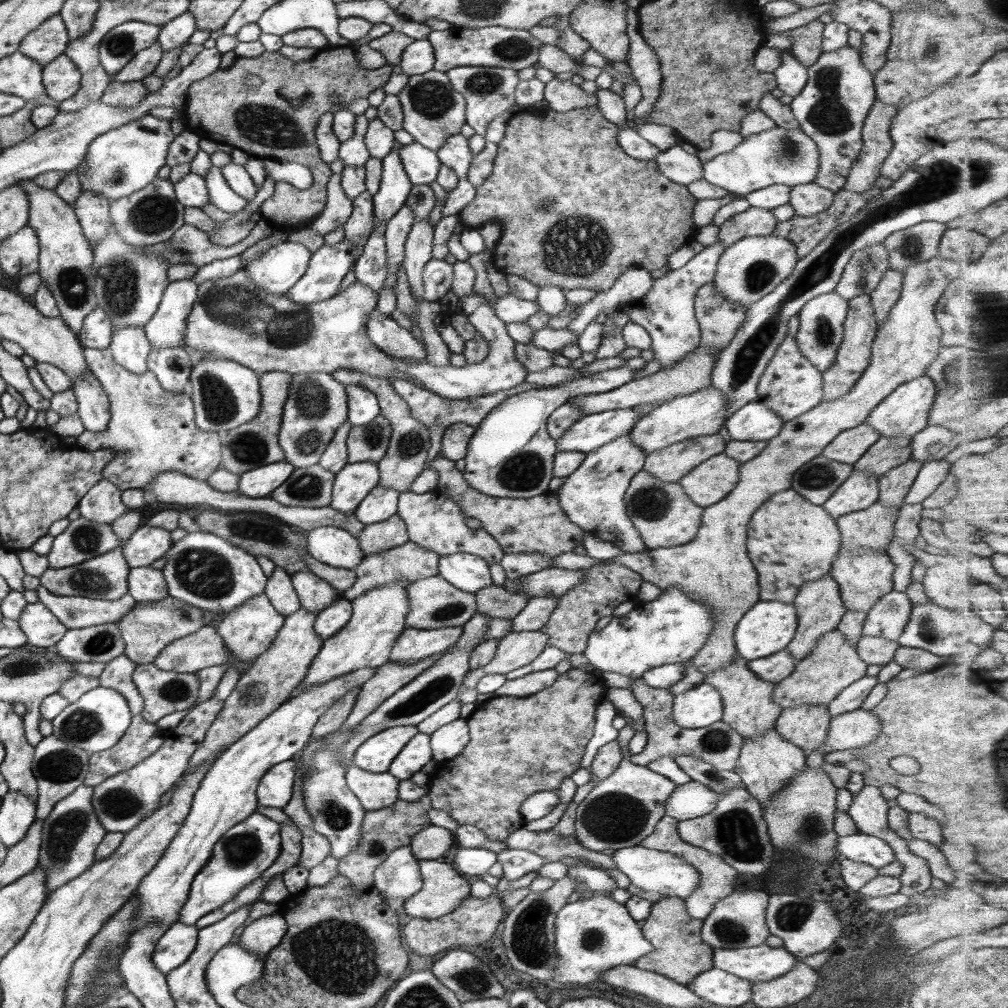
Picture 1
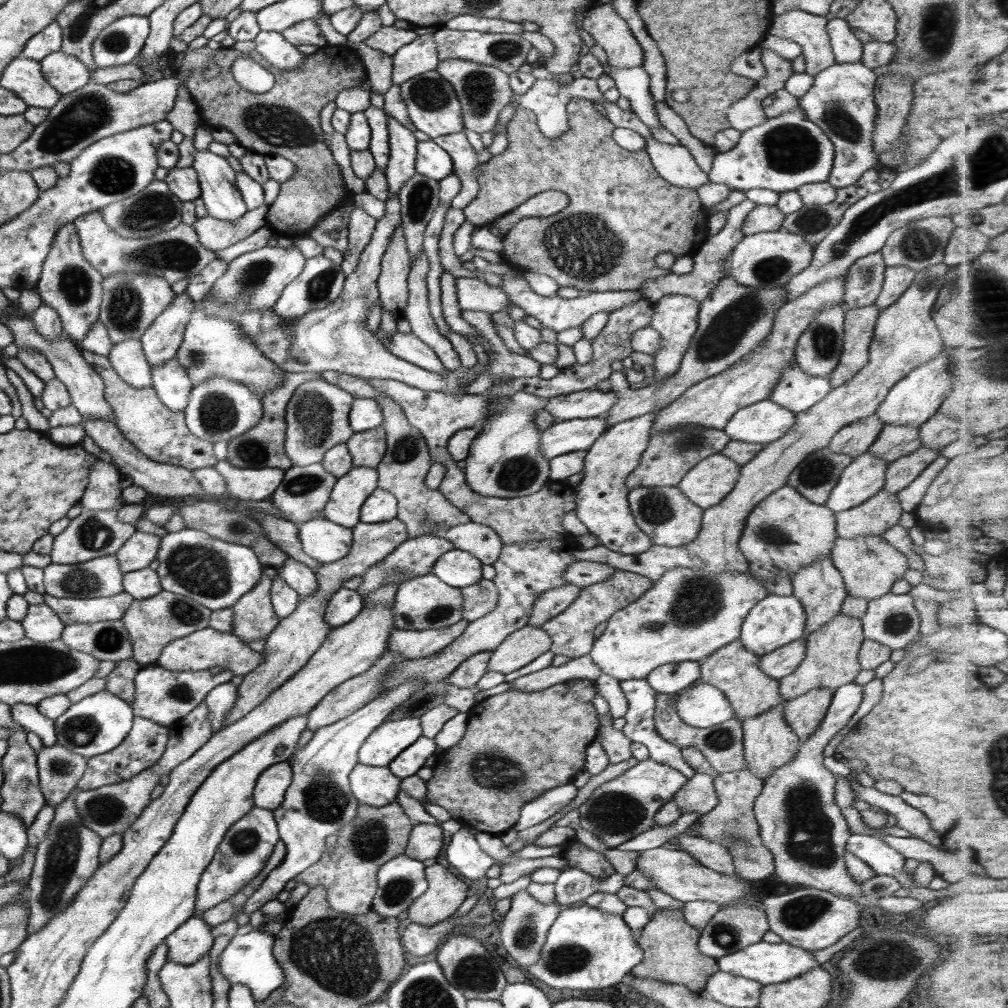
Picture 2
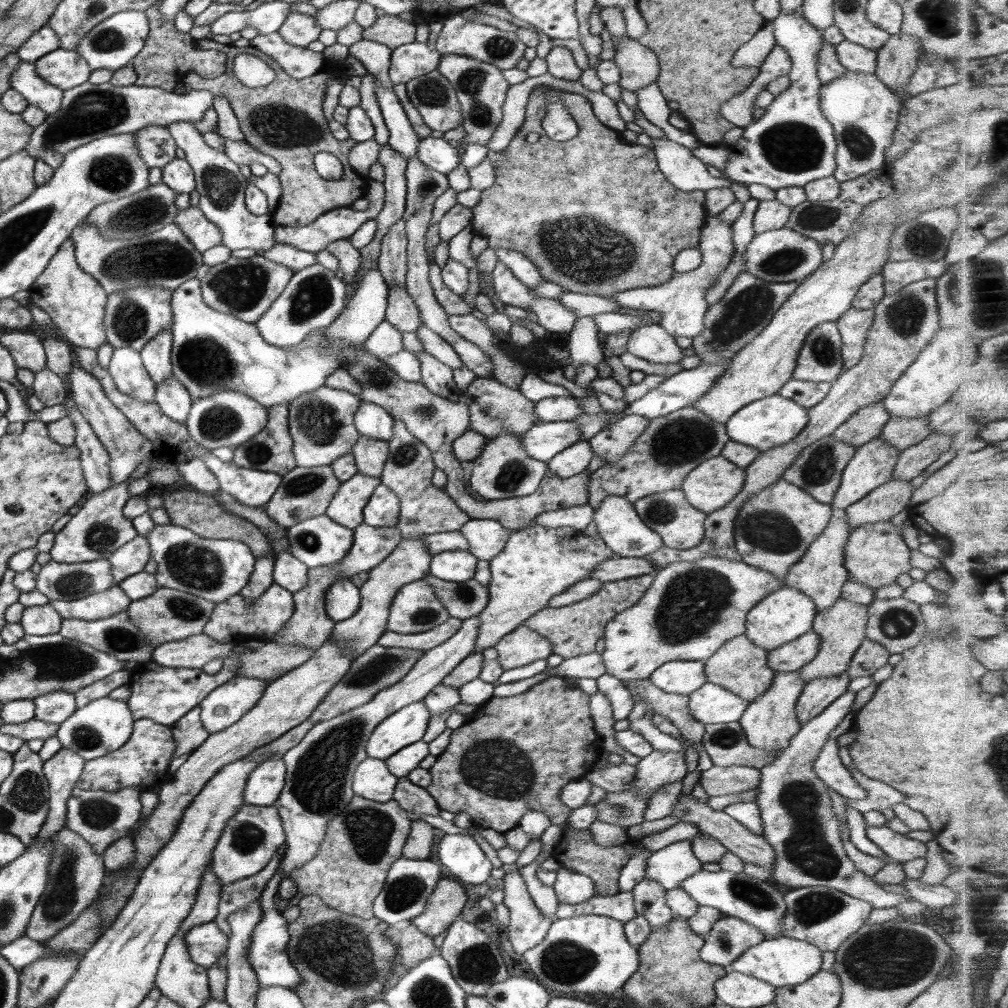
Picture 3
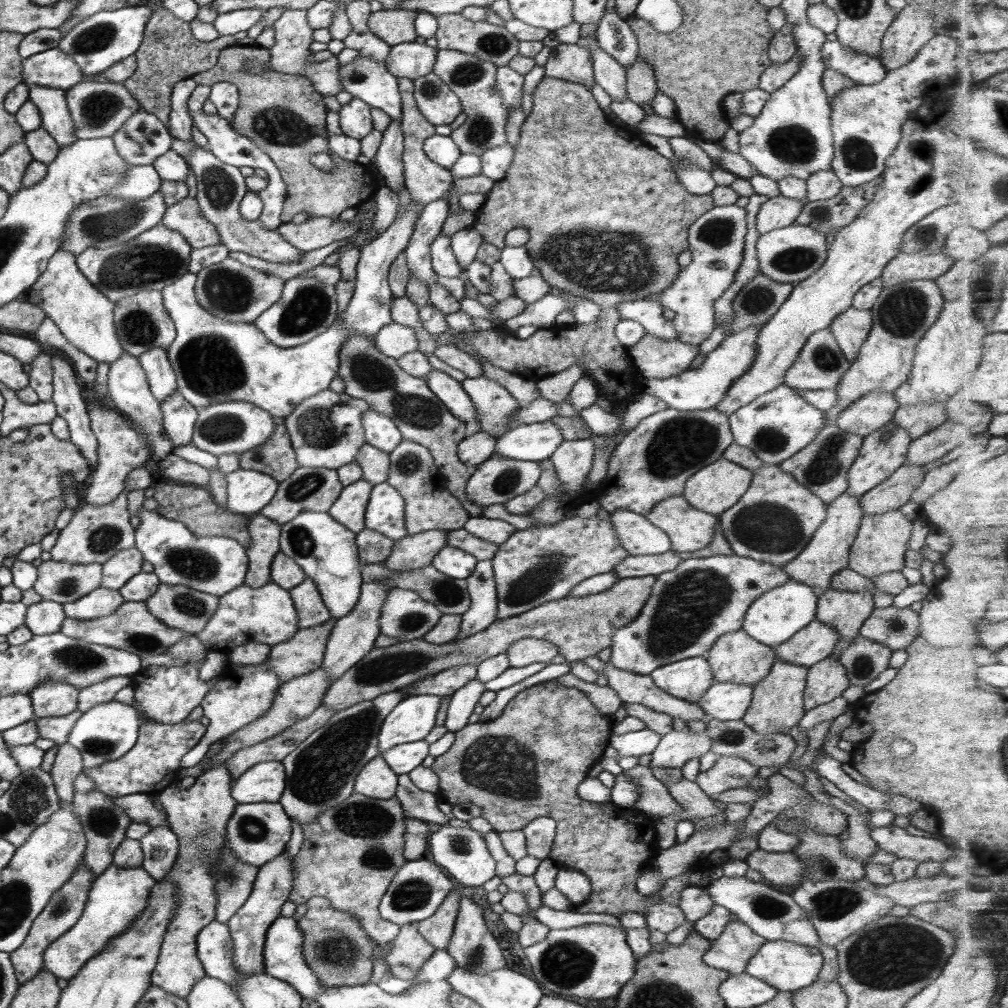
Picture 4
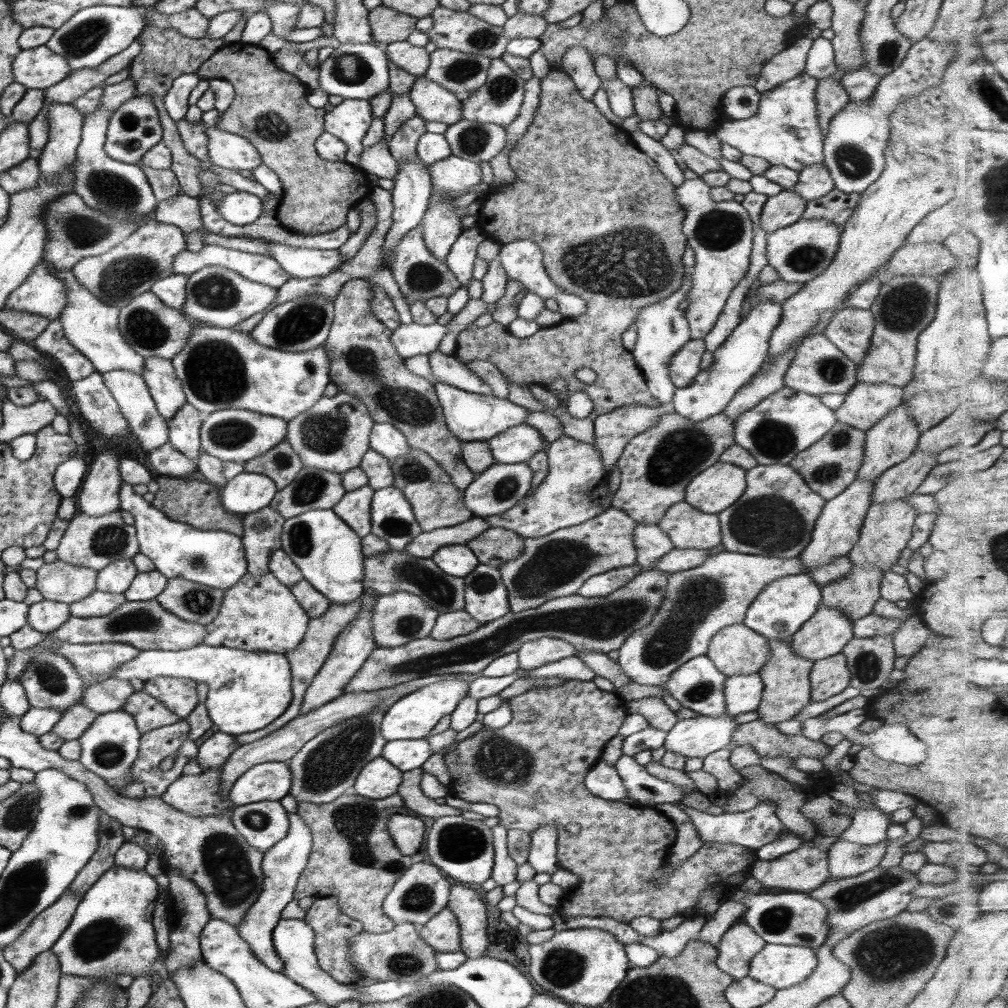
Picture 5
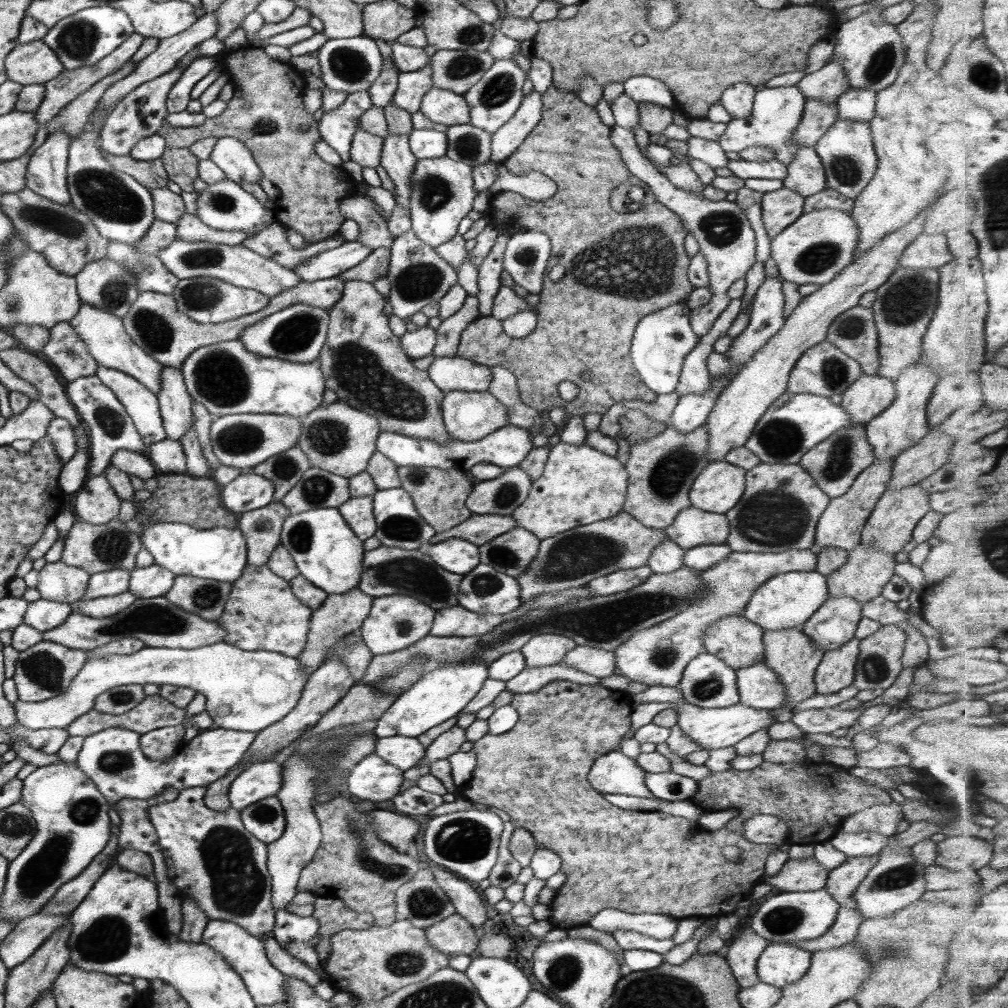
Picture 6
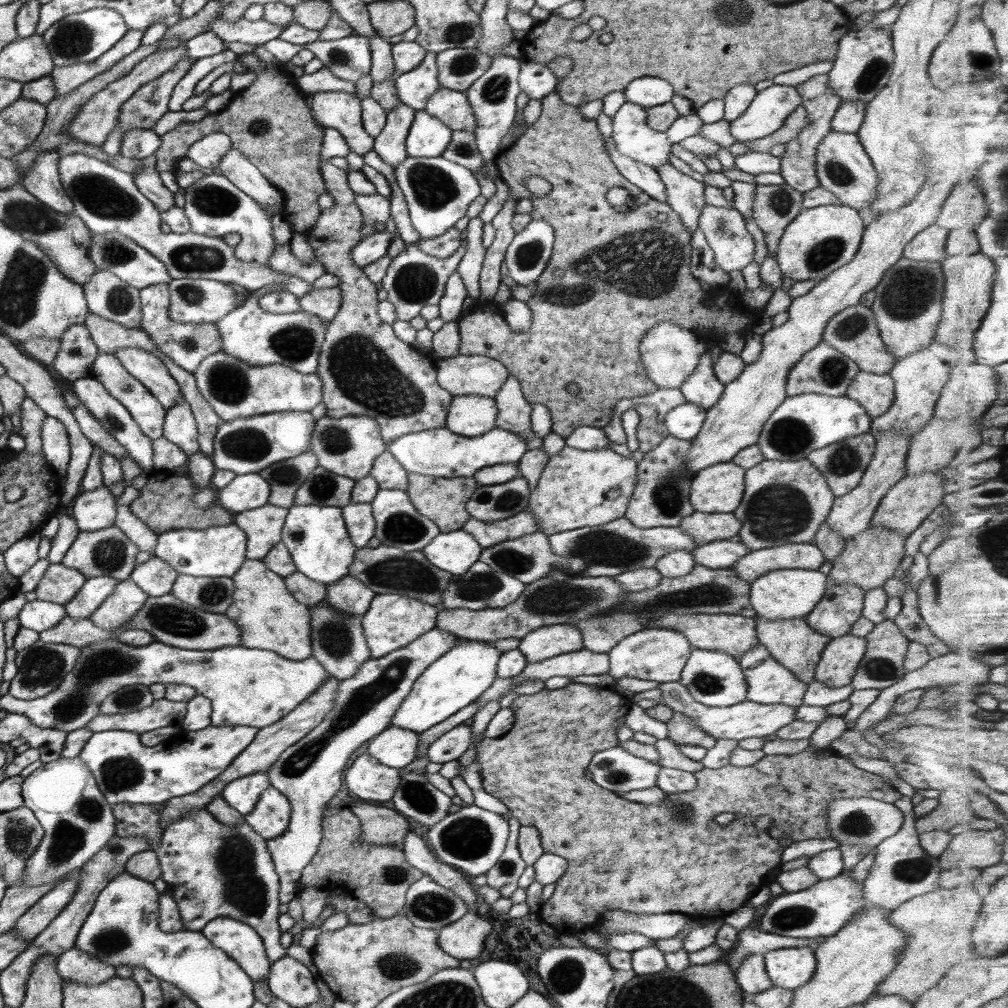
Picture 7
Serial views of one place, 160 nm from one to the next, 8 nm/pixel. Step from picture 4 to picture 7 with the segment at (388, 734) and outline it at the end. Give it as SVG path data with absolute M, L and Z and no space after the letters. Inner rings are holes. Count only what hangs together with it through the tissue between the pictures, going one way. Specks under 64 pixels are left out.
M461 639L446 654L435 660L414 681L410 694L394 713L390 725L418 734L446 720L479 696L495 681L497 664L502 656L486 641Z

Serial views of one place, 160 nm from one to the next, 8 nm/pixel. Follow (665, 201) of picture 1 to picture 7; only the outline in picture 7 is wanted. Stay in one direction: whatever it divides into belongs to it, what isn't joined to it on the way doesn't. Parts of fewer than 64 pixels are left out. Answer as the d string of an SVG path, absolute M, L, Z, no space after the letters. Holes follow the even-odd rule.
M555 90L540 102L538 120L517 141L500 152L495 161L499 176L509 190L509 198L532 201L530 216L534 220L547 222L554 229L552 257L527 302L532 325L528 331L512 331L500 306L493 304L493 301L478 302L470 315L458 321L461 336L459 354L488 356L500 361L518 380L526 401L548 407L553 422L552 431L566 438L579 426L604 428L611 423L616 402L624 398L633 400L644 397L659 390L648 378L638 350L643 336L656 324L672 322L700 335L706 343L718 344L730 333L751 331L758 322L759 311L746 309L740 303L738 293L734 295L725 289L713 292L702 290L690 272L691 234L685 229L678 213L667 202L661 205L619 173L609 157L595 120L582 116L579 107L566 104ZM531 176L545 178L552 185L552 190L542 198L534 196L523 186L525 178ZM613 186L629 192L630 203L624 207L626 214L614 210L606 201L606 193ZM556 270L563 270L564 274L555 277ZM566 384L578 384L578 397L566 391Z

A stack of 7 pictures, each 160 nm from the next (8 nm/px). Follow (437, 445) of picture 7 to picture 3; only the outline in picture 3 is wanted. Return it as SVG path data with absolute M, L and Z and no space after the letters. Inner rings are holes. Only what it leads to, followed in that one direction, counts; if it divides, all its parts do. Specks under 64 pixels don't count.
M362 401L354 413L354 424L361 435L390 442L395 419L381 406ZM574 421L538 423L521 436L530 458L547 463L553 456L581 440L581 432Z

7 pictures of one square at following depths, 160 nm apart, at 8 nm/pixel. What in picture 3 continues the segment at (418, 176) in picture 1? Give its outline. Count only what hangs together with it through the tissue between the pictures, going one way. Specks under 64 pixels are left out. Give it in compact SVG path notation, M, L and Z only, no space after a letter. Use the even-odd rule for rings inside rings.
M426 137L419 141L417 158L428 168L447 175L460 162L457 148L444 141L443 137Z

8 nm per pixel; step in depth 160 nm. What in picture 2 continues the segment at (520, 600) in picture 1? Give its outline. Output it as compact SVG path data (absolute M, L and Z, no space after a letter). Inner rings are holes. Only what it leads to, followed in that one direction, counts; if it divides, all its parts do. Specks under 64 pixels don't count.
M482 577L476 584L459 588L463 594L463 619L468 622L486 616L496 608L498 591L493 580Z

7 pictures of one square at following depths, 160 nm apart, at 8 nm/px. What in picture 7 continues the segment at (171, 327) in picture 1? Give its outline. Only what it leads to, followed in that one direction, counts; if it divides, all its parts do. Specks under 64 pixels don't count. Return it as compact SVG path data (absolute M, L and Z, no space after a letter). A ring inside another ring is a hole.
M182 397L165 412L163 437L177 444L190 456L199 451L198 431L190 405Z

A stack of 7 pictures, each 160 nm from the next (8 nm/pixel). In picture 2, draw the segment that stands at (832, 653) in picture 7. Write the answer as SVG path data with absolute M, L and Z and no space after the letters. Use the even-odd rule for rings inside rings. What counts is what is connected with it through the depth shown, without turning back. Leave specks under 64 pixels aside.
M814 688L806 694L789 700L783 708L784 720L794 730L800 742L810 739L810 736L820 727L826 716L834 690L829 688Z

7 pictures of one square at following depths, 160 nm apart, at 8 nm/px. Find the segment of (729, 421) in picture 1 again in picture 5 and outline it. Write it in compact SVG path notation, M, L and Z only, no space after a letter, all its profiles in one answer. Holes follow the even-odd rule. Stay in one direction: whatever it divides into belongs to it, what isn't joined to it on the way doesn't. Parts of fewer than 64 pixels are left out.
M784 386L782 390L768 396L765 400L760 401L751 409L744 411L735 420L733 432L735 443L748 452L758 461L759 465L785 464L789 462L802 450L806 450L815 442L818 442L835 424L837 416L835 411L828 408L823 402L820 402L818 396L811 396L804 392L796 392Z

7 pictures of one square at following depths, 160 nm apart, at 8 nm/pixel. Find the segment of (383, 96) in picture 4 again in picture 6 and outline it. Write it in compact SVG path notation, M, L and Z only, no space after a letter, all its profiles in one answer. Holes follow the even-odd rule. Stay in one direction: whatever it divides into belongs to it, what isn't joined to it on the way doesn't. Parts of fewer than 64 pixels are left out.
M364 34L352 38L330 38L318 55L321 79L326 88L352 94L358 90L368 90L373 80L381 73L382 58L375 39Z

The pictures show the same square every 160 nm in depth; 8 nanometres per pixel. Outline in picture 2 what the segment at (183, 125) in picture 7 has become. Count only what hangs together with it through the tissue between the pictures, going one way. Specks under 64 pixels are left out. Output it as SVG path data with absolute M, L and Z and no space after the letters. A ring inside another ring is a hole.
M335 45L322 47L312 55L305 58L304 65L297 69L282 70L270 66L268 61L260 60L258 52L246 54L248 59L258 60L264 64L275 76L274 86L268 91L260 94L244 90L234 80L231 68L233 62L240 58L241 54L234 48L220 48L208 53L211 60L219 66L218 76L211 79L204 78L204 67L206 51L196 49L196 51L186 51L182 65L177 72L185 76L185 85L192 95L194 102L199 106L200 124L205 124L211 128L226 128L228 132L236 135L236 144L243 146L247 150L254 151L265 156L283 156L291 160L295 166L295 173L286 182L280 184L280 190L272 204L269 204L266 220L267 226L271 227L277 234L293 237L297 232L311 229L316 221L338 206L341 198L350 195L350 191L345 187L342 173L332 157L332 153L325 143L325 136L321 129L319 114L321 110L332 102L337 94L346 88L354 88L367 85L367 72L363 61L357 54L346 45Z

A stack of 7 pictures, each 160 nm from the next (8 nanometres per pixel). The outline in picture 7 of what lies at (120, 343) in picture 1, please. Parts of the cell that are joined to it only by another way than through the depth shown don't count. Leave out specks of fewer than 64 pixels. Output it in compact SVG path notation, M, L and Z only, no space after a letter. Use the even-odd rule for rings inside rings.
M99 353L90 369L90 376L98 380L106 391L124 405L138 423L142 434L145 434L152 441L163 436L163 424L165 412L167 411L160 402L148 392L148 390L134 378L123 366L113 353Z

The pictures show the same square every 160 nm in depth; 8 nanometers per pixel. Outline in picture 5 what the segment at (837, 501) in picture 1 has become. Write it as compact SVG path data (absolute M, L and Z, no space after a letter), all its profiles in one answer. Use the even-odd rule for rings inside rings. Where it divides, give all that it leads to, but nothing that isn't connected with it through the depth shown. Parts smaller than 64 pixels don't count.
M907 397L904 398L903 404L897 406L872 428L865 431L865 455L860 468L857 470L857 478L860 480L875 481L885 470L906 460L917 448L921 432L914 419L907 413L905 399Z

